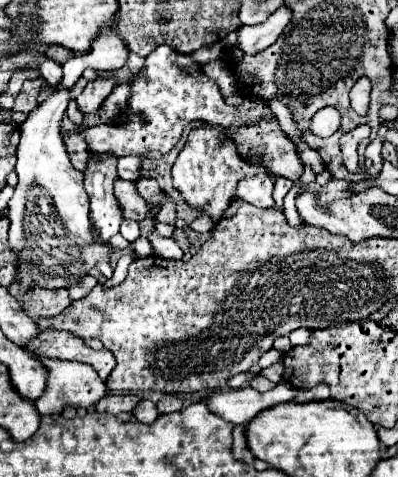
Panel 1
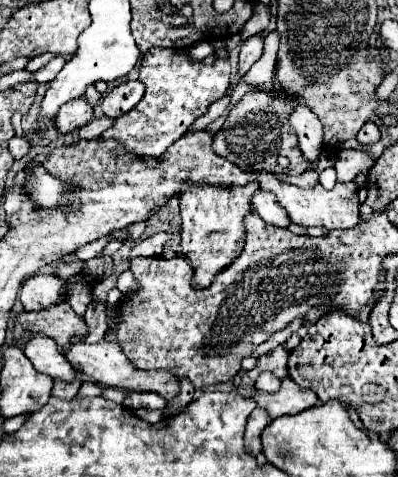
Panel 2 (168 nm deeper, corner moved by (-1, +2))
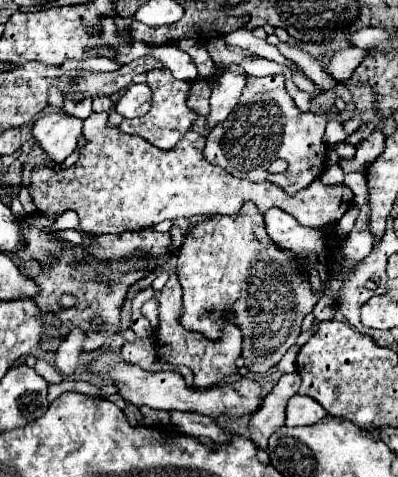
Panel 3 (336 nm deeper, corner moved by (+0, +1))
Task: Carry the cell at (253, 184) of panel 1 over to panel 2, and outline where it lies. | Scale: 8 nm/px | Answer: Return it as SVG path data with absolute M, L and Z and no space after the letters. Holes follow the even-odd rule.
M257 189L255 195L253 195L253 211L265 223L275 225L275 227L289 227L289 223L291 223L287 211L277 203L273 193L267 193L267 191L261 191L261 189Z

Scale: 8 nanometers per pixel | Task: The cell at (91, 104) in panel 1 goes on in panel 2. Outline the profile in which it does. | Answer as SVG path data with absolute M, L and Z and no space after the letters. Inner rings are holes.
M85 97L81 99L73 99L69 103L65 103L59 111L57 111L57 119L55 119L55 129L61 135L69 135L75 129L87 125L93 119L93 107L87 103Z

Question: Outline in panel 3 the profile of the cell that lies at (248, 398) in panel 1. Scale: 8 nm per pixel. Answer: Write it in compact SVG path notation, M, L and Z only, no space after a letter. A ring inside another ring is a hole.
M296 394L286 408L286 426L310 426L320 422L328 412L310 396Z

